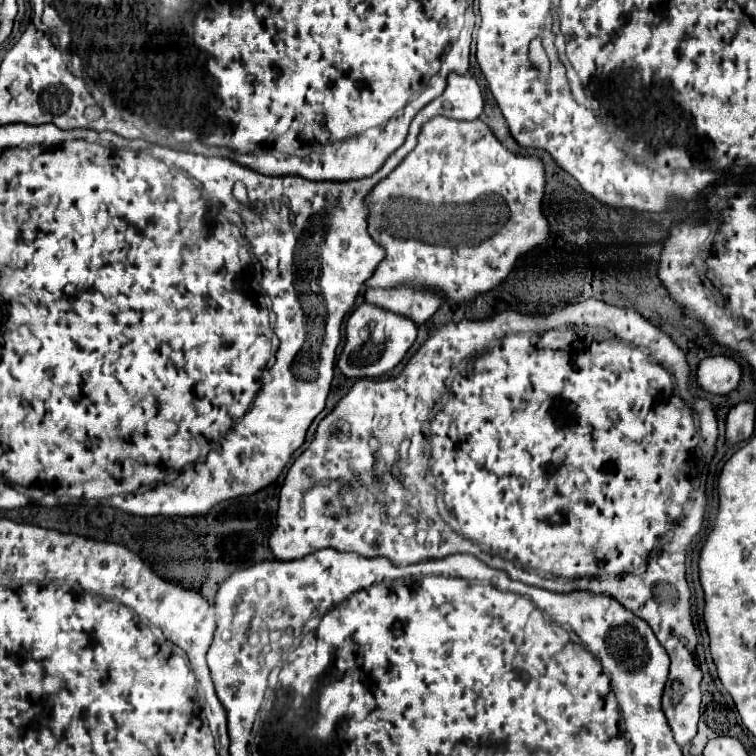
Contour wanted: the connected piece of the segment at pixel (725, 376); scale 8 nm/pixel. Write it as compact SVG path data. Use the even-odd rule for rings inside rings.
M715 355L697 365L697 385L711 395L727 395L739 385L741 367L731 357Z

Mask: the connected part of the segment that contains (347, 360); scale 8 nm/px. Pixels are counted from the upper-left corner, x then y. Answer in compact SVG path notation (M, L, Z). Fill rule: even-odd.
M359 305L345 323L345 345L337 359L337 367L347 379L377 379L401 363L417 337L417 325L397 313L379 309L375 305Z

